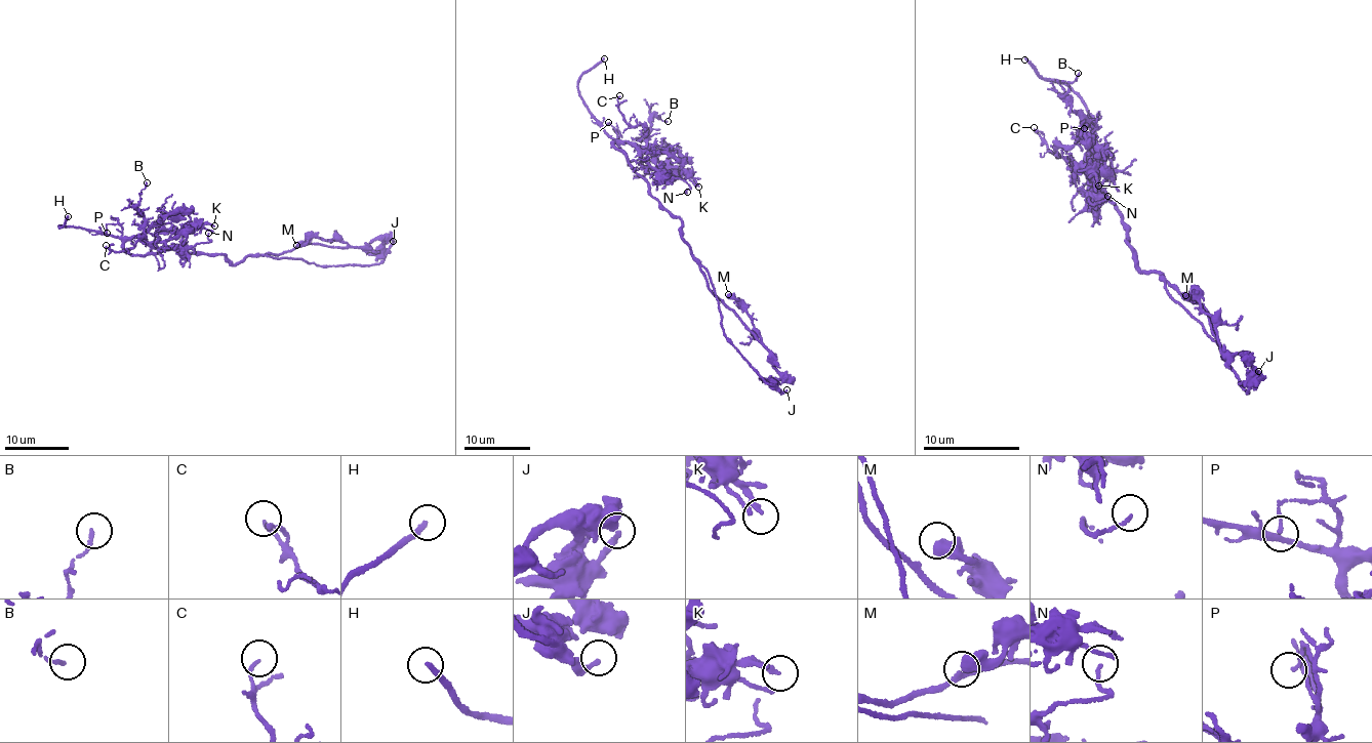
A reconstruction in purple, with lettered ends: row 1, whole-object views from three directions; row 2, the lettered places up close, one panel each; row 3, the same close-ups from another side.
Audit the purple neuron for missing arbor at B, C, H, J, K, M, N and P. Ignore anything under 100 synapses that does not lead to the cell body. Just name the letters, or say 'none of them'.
H

